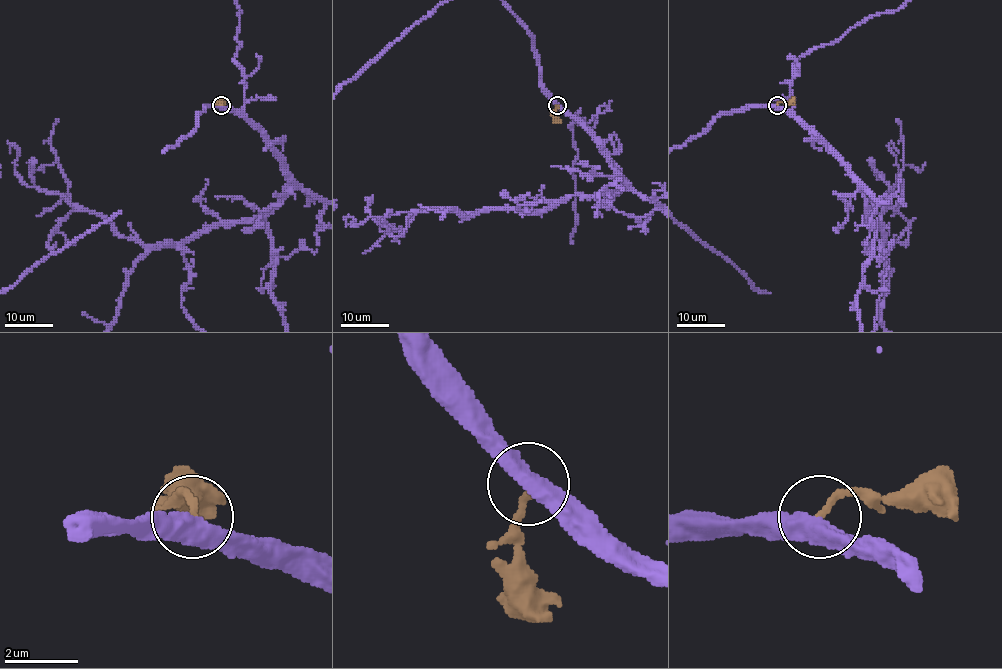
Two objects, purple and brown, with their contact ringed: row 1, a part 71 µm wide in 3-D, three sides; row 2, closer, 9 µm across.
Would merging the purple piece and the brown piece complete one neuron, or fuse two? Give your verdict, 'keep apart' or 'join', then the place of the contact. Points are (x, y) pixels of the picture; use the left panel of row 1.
keep apart; place (221, 105)

